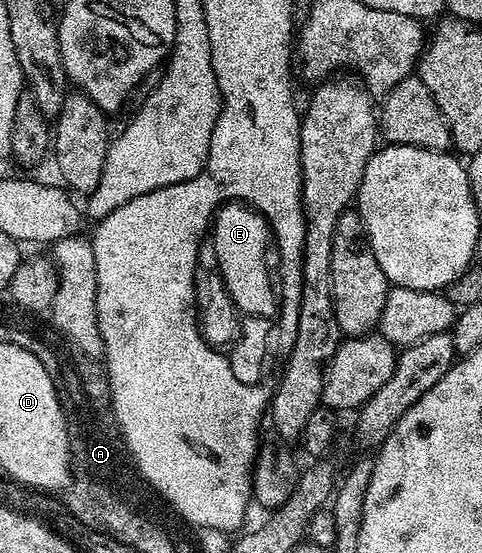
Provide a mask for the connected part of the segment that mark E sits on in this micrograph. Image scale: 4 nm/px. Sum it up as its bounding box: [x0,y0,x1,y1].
[211,203,279,317]

